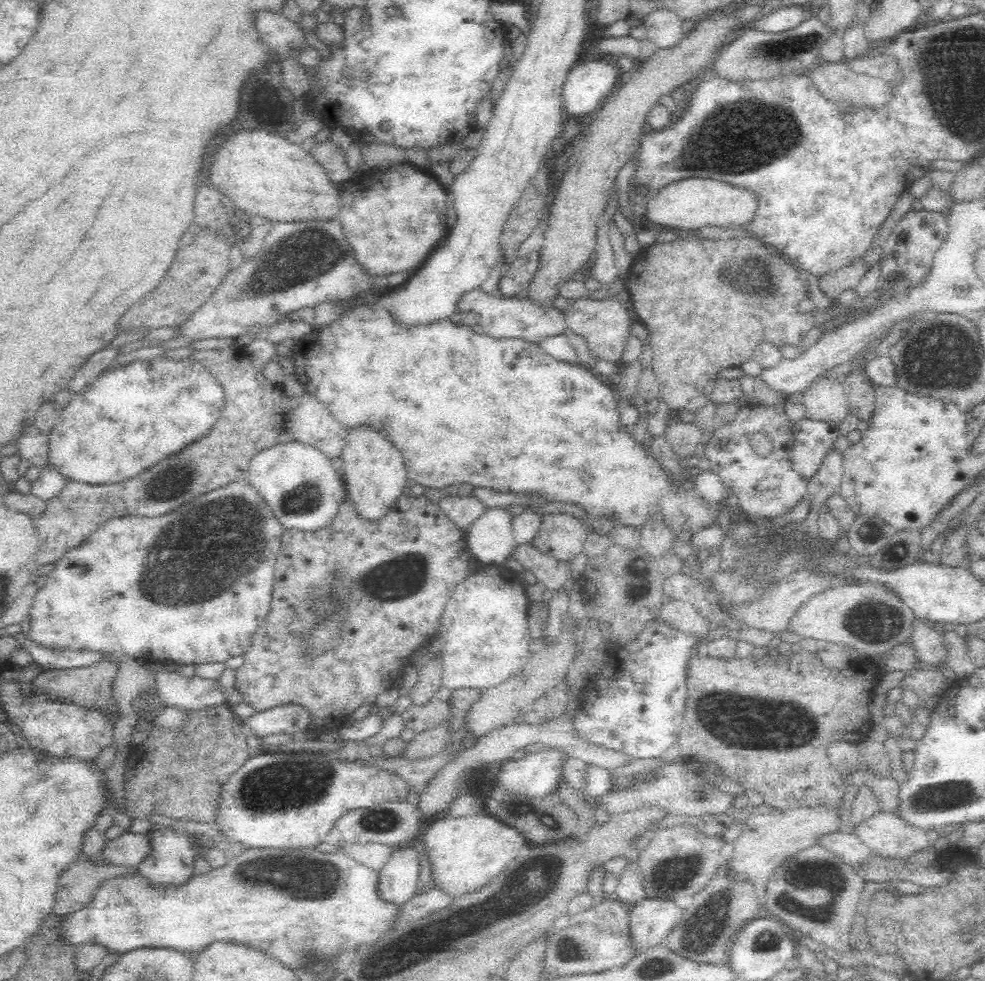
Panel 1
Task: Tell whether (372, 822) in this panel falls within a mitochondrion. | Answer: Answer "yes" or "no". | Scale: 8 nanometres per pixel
yes

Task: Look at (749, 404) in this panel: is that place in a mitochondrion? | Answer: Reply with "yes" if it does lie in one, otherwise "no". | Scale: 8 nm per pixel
no

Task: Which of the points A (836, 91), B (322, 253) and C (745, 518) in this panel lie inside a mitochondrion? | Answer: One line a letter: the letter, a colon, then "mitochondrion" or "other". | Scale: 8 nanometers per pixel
A: other
B: mitochondrion
C: other

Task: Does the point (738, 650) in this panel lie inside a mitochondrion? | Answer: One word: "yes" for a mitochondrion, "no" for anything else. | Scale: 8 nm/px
no

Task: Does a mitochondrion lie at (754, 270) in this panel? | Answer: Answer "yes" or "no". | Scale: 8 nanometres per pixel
yes

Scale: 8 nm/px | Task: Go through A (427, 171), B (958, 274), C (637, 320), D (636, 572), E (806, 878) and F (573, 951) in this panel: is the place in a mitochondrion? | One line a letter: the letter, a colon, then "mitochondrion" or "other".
A: other
B: other
C: other
D: other
E: mitochondrion
F: mitochondrion

